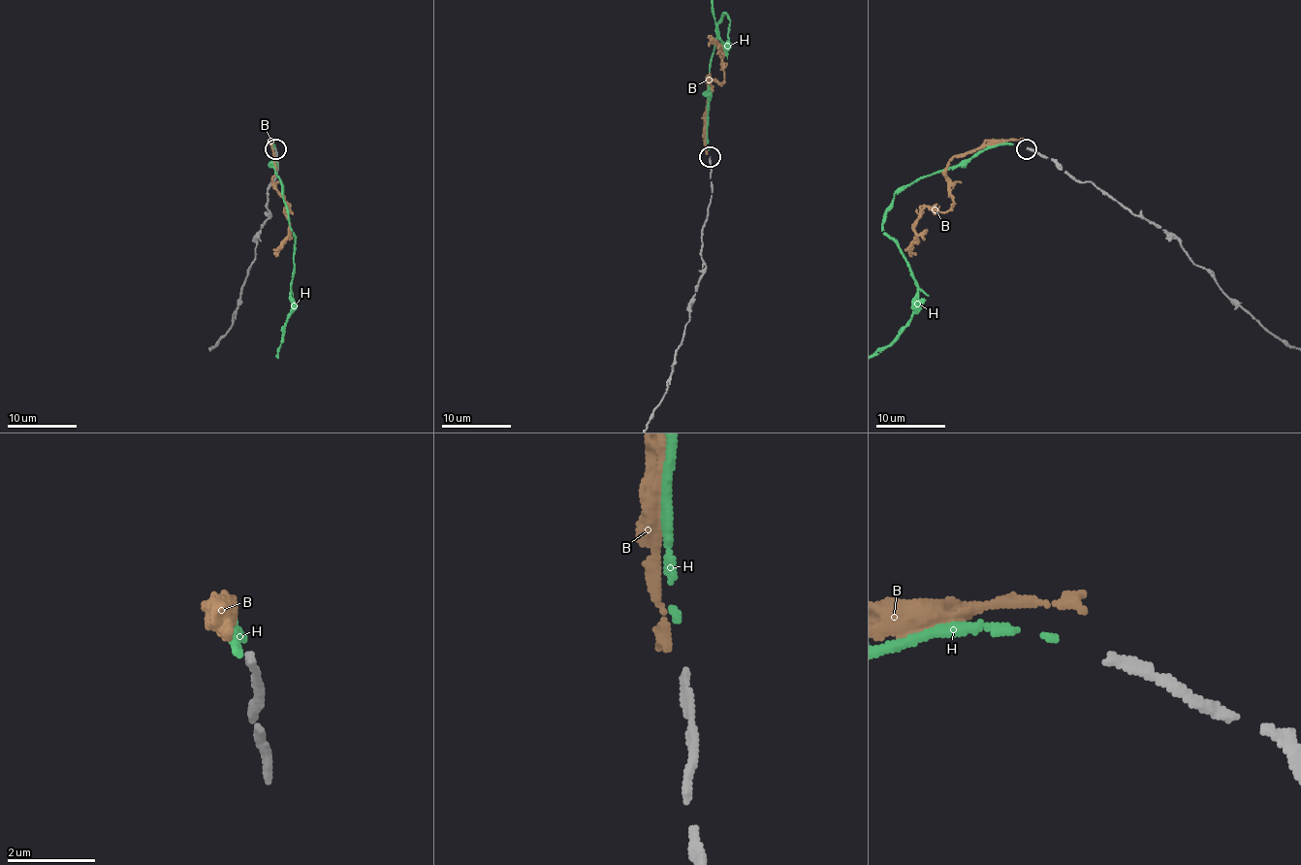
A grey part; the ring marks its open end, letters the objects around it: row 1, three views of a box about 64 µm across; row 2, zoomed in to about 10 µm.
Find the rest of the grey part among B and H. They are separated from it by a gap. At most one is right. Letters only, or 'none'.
H

